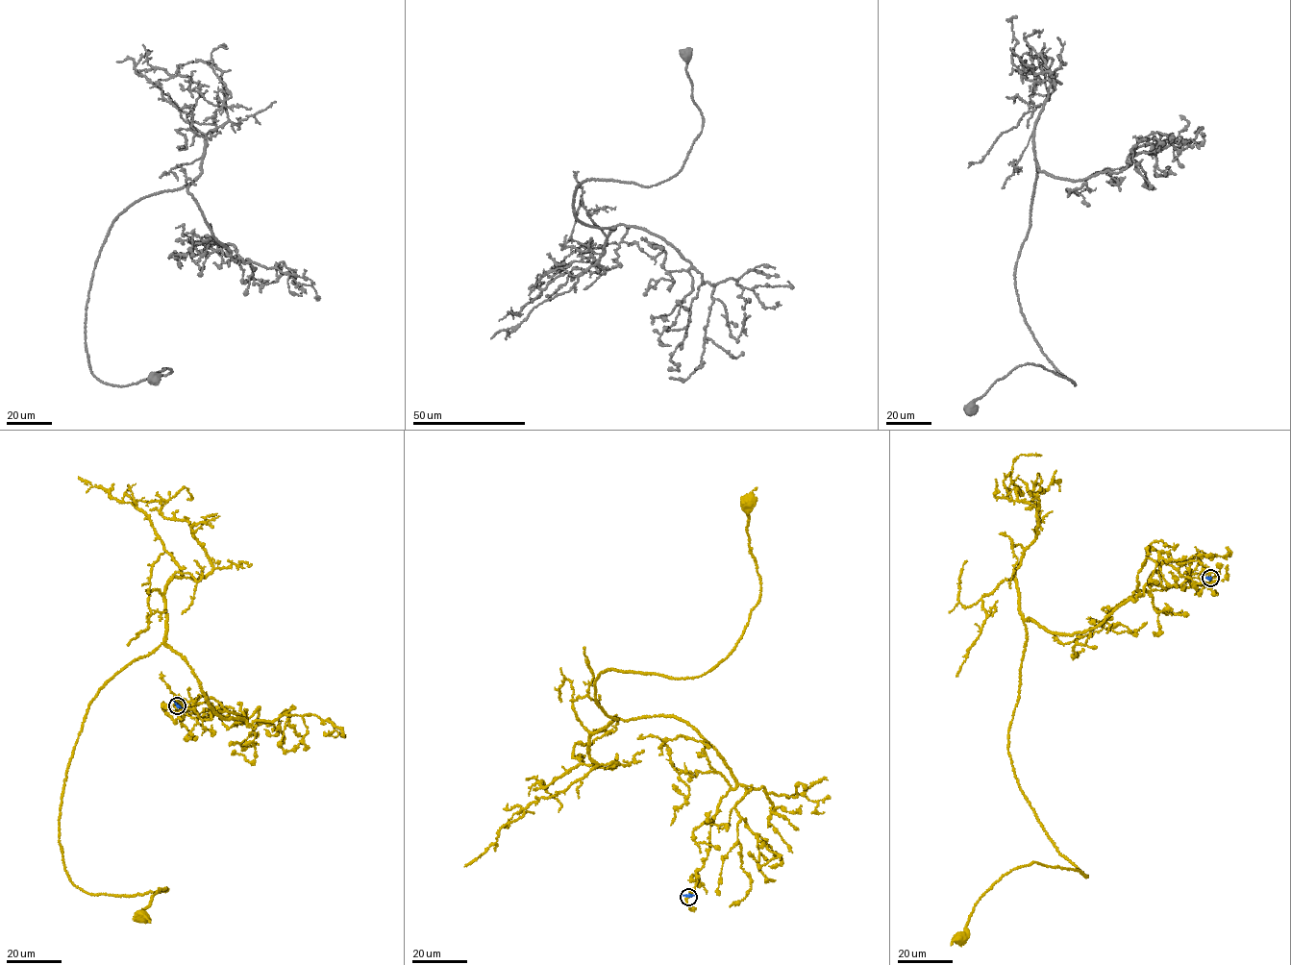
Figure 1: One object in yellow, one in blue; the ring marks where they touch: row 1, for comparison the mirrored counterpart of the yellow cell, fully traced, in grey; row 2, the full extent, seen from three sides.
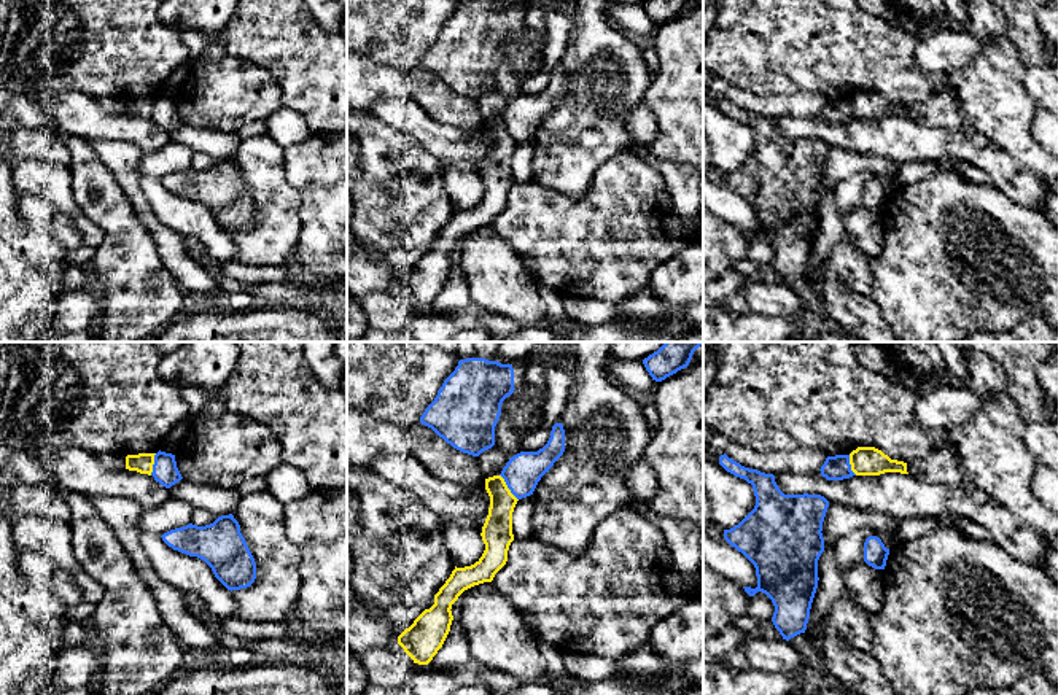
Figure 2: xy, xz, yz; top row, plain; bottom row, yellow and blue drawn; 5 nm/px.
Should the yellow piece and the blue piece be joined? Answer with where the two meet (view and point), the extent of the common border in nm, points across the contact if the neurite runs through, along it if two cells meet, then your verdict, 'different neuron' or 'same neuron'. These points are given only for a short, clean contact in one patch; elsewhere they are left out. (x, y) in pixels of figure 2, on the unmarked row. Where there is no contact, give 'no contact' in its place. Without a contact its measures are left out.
xz (506, 131) | 160 nm | along xz (500, 118), (517, 143) | different neuron

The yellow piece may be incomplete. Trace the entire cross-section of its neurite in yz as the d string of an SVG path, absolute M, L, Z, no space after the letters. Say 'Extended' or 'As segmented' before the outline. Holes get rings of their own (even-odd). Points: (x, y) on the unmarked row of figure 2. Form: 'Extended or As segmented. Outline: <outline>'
As segmented. Outline: M858 91L850 97L851 115L856 119L880 119L885 116L907 116L907 107L891 103L875 91Z

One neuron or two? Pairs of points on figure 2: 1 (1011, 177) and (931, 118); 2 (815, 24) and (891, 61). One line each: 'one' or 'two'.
1: two
2: one

